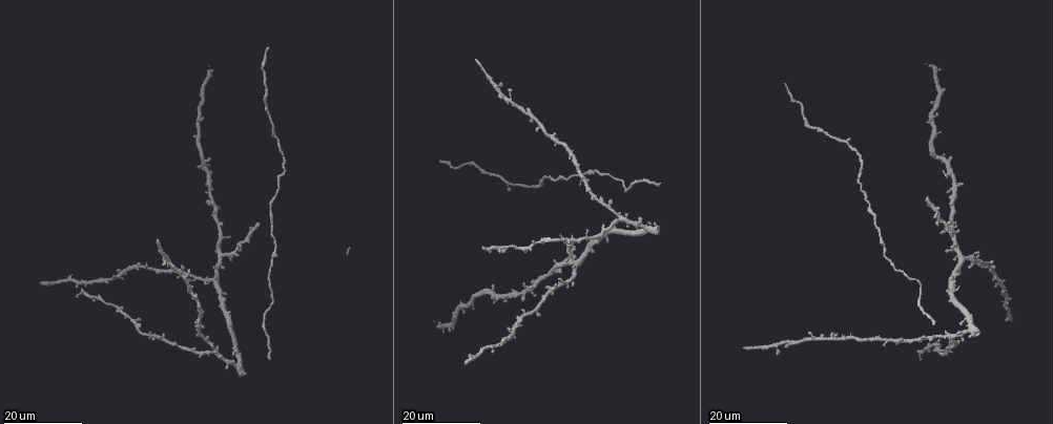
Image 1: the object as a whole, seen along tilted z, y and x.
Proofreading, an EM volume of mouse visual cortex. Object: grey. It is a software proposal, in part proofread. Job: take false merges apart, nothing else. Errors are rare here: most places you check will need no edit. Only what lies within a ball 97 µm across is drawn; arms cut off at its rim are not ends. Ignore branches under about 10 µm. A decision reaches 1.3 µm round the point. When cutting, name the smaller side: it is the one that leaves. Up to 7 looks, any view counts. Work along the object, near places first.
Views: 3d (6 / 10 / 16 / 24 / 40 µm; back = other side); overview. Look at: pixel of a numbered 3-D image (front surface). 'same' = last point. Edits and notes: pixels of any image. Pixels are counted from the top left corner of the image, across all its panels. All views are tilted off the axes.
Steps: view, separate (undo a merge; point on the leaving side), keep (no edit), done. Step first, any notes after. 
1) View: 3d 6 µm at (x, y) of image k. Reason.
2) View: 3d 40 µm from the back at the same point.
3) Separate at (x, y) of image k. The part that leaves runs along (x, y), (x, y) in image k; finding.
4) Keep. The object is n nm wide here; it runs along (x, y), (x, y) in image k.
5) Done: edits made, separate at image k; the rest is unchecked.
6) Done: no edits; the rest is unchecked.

View: 3d 16 µm at (224, 254) of image 1.

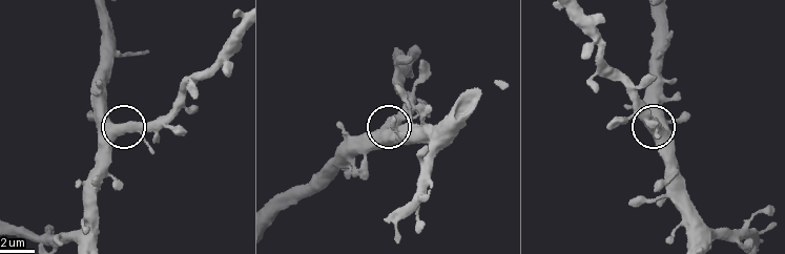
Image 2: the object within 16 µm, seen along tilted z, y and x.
View: 3d 6 µm at (120, 126) of image 2. Closer look.

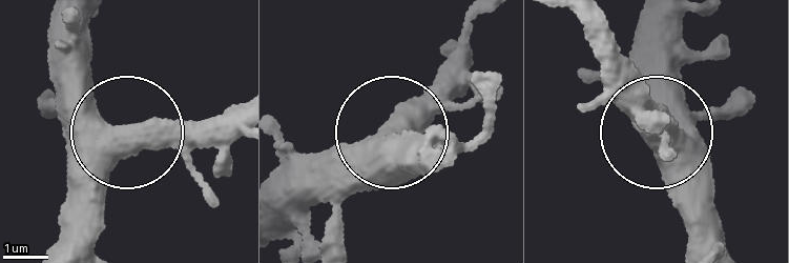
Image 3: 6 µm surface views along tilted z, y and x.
Keep. One neuron here.

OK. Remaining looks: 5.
View: 3d 24 µm at (928, 201) of image 1. Calibre changes.

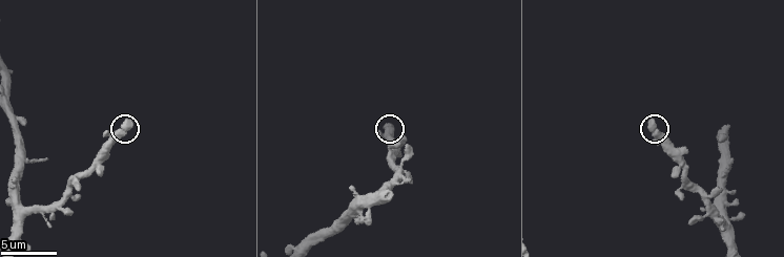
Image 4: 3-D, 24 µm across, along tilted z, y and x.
View: 3d 6 µm at (655, 134) of image 4.

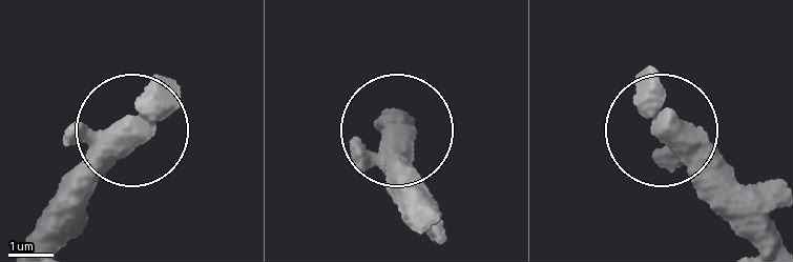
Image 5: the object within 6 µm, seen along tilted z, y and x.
Keep. It runs along (415, 193), (393, 152), (397, 129) in image 5; continuous, no second neuron.

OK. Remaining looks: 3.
View: 3d 16 µm at (962, 257) of image 1. Looks like a crossing.

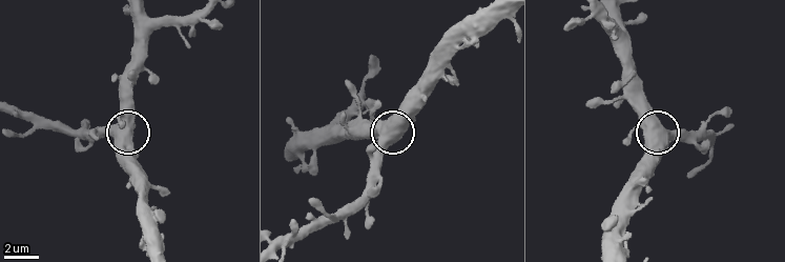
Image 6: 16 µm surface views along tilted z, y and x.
View: 3d 10 µm at (381, 136) of image 6.

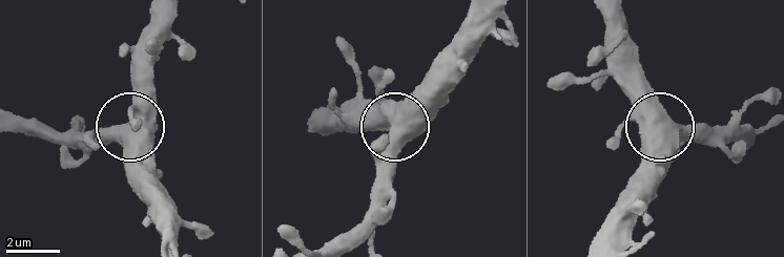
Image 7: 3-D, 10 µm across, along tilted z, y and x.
Keep. 4 arms meet here; one neuron here.

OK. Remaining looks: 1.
Done: no edits; the rest is unchecked.

